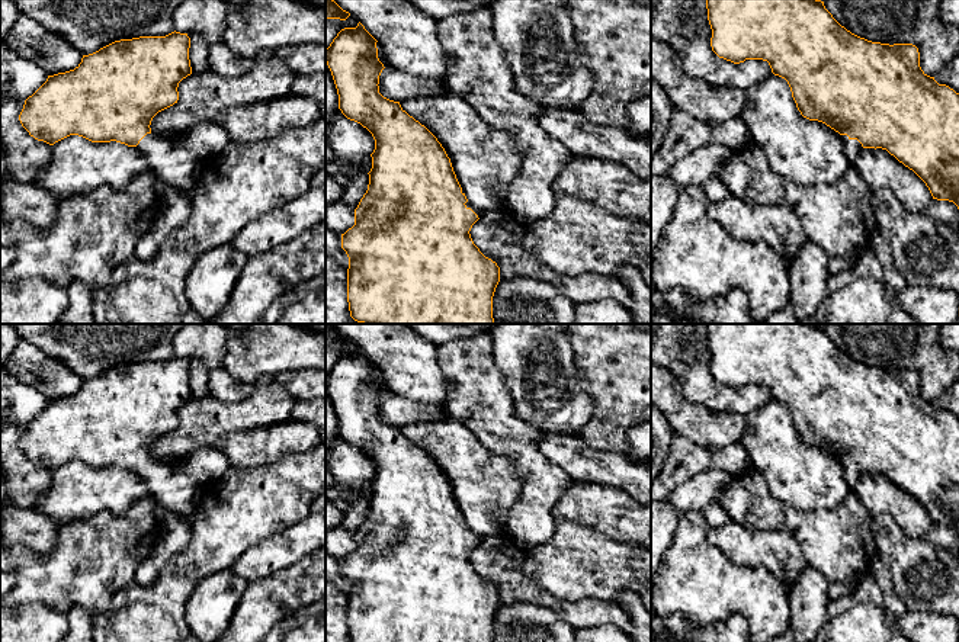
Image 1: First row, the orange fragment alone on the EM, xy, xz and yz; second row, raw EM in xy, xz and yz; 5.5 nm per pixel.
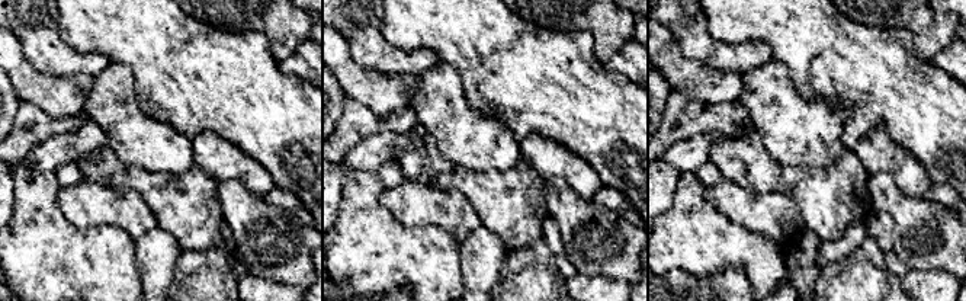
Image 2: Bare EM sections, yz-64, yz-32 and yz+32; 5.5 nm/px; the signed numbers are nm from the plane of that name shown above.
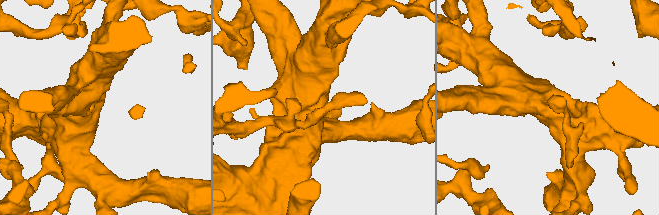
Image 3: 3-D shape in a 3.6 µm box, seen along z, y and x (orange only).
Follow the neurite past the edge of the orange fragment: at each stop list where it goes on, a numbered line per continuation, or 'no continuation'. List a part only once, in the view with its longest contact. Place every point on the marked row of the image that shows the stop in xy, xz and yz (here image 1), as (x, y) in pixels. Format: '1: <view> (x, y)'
1: yz (852, 147)

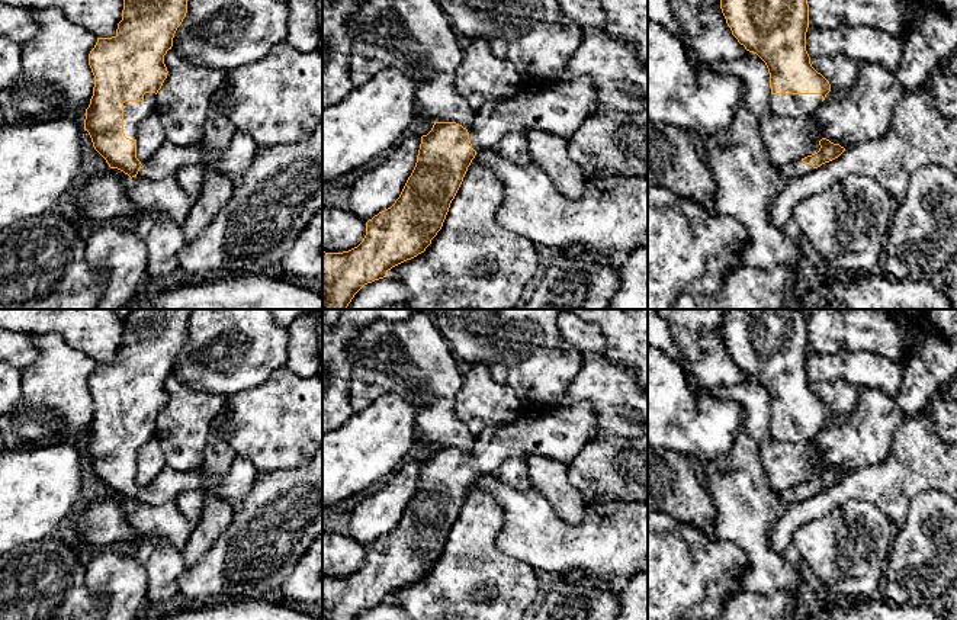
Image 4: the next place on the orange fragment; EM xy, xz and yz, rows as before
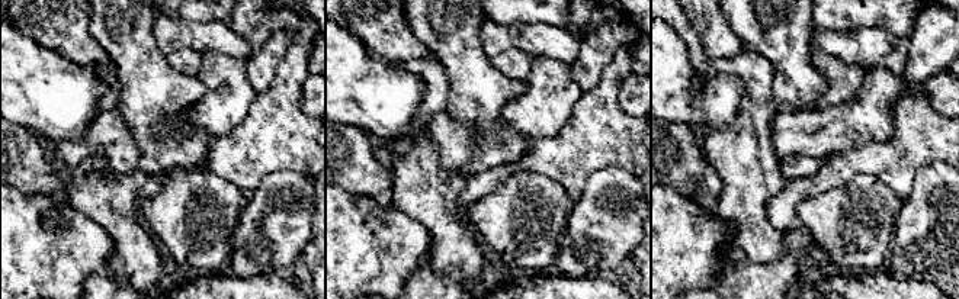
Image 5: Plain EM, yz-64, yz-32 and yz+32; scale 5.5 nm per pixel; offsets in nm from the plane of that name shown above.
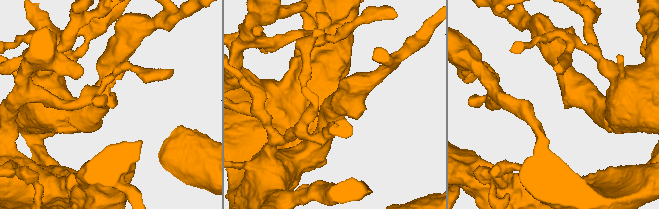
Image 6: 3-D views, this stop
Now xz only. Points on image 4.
1: xz (559, 109)

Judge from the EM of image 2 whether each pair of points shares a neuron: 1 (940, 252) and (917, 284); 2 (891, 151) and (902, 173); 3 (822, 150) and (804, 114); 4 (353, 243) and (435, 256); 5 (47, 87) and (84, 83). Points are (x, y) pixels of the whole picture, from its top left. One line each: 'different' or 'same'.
1: different
2: same
3: same
4: same
5: same

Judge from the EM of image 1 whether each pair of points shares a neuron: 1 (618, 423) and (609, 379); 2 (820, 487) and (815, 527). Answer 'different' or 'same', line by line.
1: same
2: different

